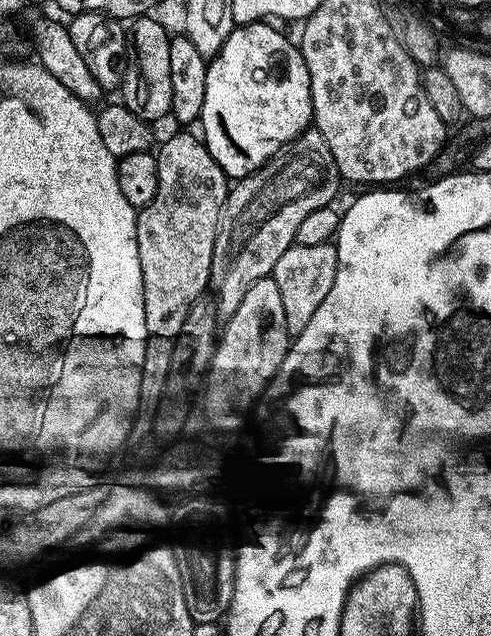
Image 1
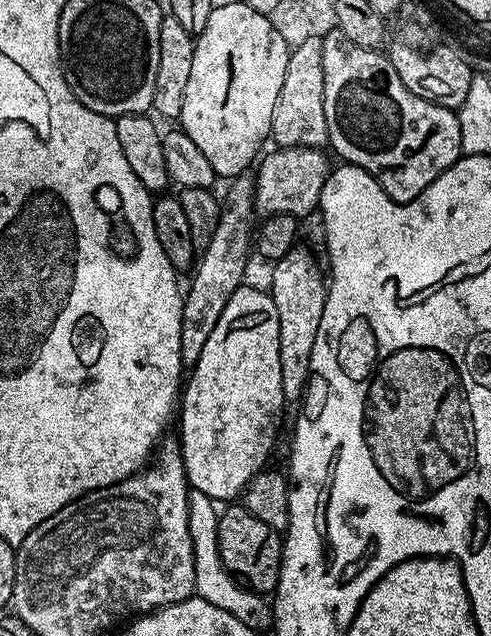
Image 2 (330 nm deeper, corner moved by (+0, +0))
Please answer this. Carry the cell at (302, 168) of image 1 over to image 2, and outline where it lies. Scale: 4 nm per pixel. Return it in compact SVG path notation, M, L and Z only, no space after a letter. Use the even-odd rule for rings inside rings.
M313 38L293 47L288 53L286 82L282 82L282 94L278 94L278 102L274 106L271 139L277 140L276 144L280 146L304 145L305 148L323 149L327 138L328 127L326 126L324 82L322 80L322 46L319 39Z

